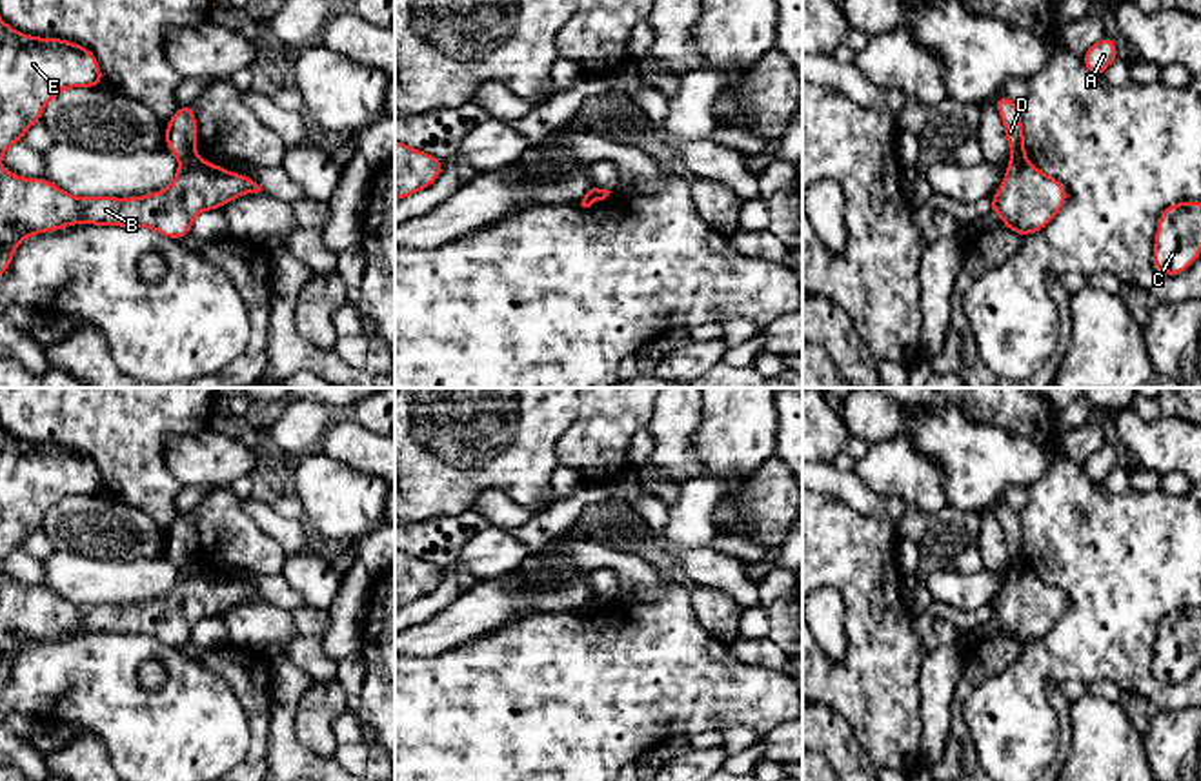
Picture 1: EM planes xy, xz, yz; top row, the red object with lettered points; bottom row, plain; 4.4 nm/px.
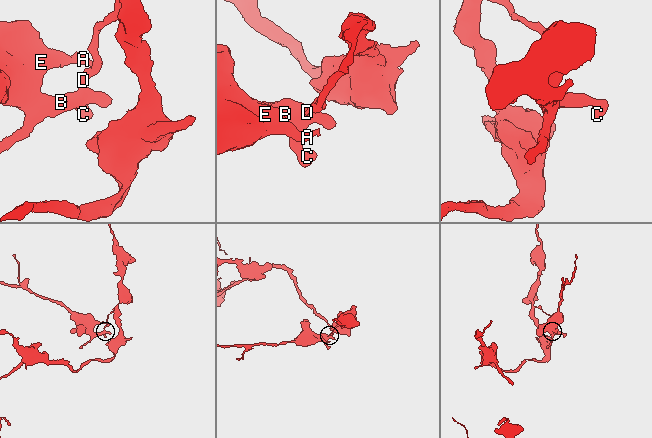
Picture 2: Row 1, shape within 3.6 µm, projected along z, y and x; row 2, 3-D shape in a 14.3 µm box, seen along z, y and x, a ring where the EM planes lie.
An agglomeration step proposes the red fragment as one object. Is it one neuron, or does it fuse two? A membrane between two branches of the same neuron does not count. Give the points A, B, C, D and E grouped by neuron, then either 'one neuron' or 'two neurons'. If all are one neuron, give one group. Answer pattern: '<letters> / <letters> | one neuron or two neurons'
A B C E / D | two neurons

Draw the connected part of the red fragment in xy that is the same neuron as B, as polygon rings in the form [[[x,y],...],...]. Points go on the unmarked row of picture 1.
[[[198,563],[180,568],[167,597],[144,604],[75,604],[44,586],[22,586],[0,573],[0,685],[16,654],[33,643],[73,632],[149,635],[167,646],[191,641],[195,624],[262,595],[246,583]]]

